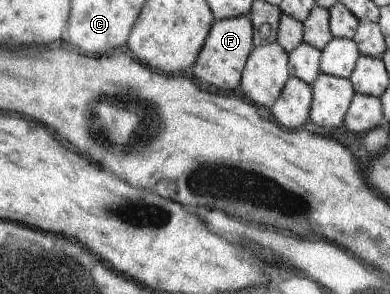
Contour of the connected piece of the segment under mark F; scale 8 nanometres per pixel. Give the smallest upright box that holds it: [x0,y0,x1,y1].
[193,16,255,92]

